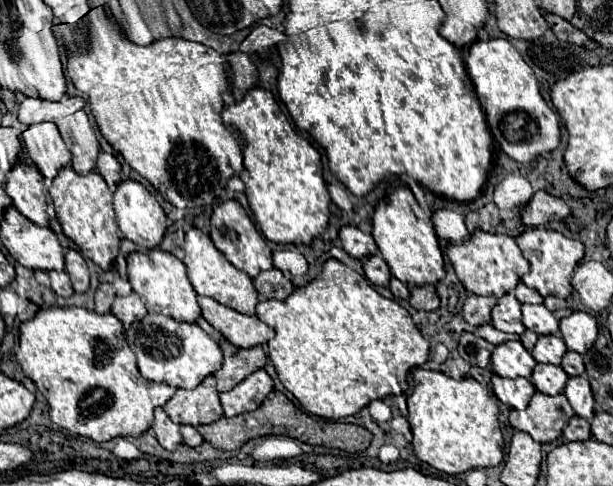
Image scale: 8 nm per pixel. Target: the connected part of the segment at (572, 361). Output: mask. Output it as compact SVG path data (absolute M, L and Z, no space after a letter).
M566 351L562 357L562 369L568 375L584 375L584 363L582 363L582 355L576 351Z

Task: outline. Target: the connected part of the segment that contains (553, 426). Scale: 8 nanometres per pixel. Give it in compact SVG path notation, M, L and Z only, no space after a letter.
M536 391L526 409L510 411L510 423L534 441L550 443L562 435L572 415L574 411L564 395L544 395Z

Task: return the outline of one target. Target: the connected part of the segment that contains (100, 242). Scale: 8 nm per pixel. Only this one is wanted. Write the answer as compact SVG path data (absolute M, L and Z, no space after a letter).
M66 165L54 177L50 195L66 237L70 237L88 259L92 259L96 265L108 271L118 255L120 235L118 235L118 225L114 221L112 193L102 175L98 175L96 171L88 175L78 175L70 165Z

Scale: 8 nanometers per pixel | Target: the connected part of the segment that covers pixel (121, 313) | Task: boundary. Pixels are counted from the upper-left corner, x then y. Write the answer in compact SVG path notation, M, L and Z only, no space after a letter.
M132 291L128 295L116 297L116 301L112 305L112 313L124 323L124 327L130 327L134 321L142 319L148 311L146 311L146 305L144 305L142 297Z

